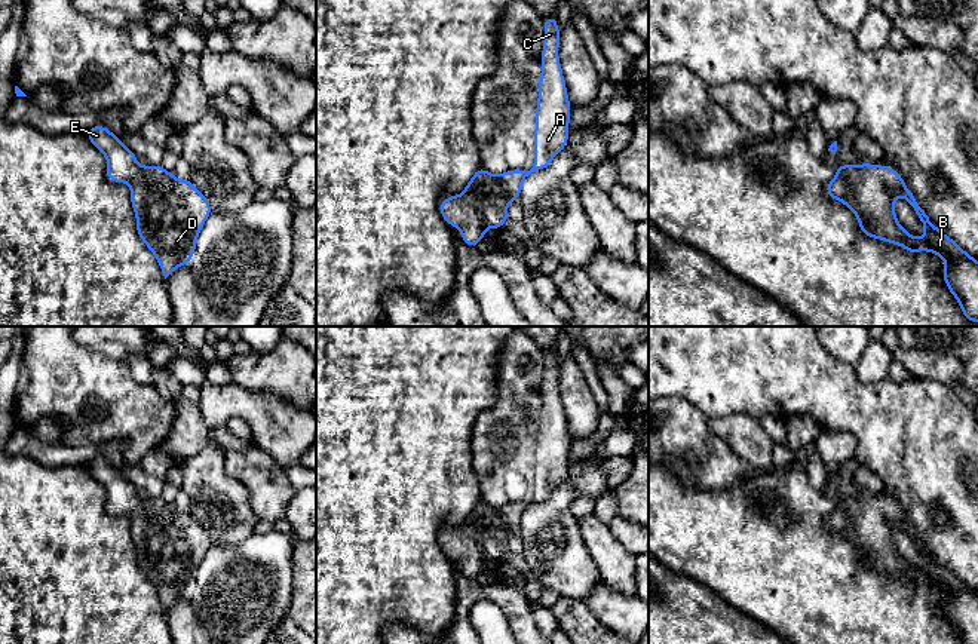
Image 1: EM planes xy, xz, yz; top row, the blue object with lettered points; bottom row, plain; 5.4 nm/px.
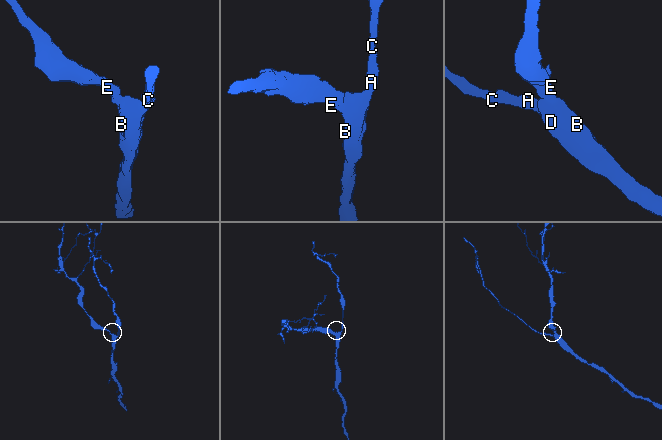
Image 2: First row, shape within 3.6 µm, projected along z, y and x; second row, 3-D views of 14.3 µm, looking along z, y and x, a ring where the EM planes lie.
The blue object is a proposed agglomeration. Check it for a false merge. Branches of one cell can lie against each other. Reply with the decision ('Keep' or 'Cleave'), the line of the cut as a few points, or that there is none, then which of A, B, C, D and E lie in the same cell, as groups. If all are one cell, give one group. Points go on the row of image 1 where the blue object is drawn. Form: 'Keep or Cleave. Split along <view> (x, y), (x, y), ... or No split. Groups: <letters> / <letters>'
Keep. No split. Groups: A B C D E

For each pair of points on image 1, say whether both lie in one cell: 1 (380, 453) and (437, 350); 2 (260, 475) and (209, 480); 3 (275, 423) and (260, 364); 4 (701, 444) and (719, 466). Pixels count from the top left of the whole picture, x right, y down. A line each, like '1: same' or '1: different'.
1: same
2: different
3: different
4: same

